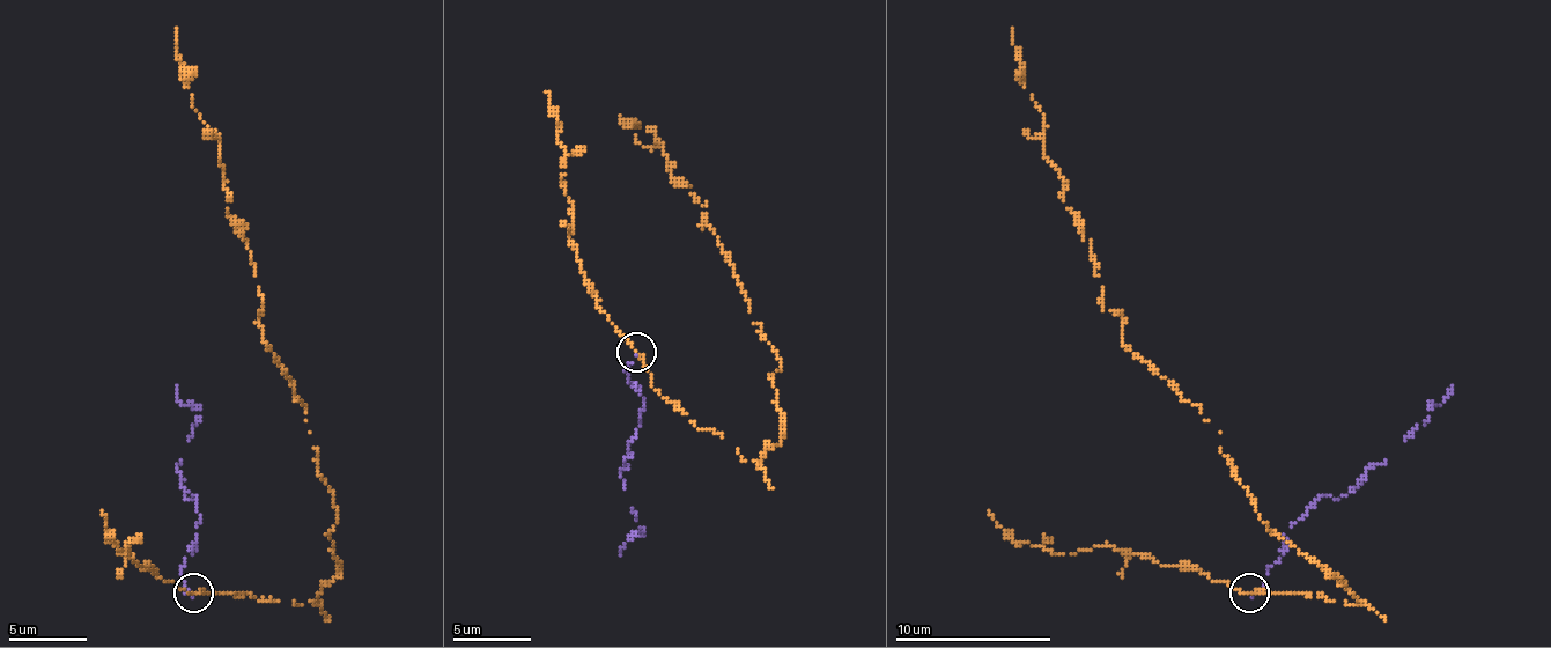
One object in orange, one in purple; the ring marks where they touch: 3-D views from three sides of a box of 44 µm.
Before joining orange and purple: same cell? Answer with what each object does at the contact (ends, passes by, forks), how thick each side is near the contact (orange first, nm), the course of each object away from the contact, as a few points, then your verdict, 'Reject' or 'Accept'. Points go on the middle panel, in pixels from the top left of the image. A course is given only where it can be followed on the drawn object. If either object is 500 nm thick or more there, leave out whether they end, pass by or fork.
At the ring orange passes by. At the ring purple ends. Thickness 180 nm (orange) against 140 nm. Course of orange: (636, 351), (663, 398), (746, 461), (781, 441), (781, 362), (702, 226), (707, 206), (620, 116). Course of purple: (636, 355), (623, 370), (628, 382), (640, 387), (643, 406), (620, 477), (640, 531), (620, 547), (620, 556). Reject

